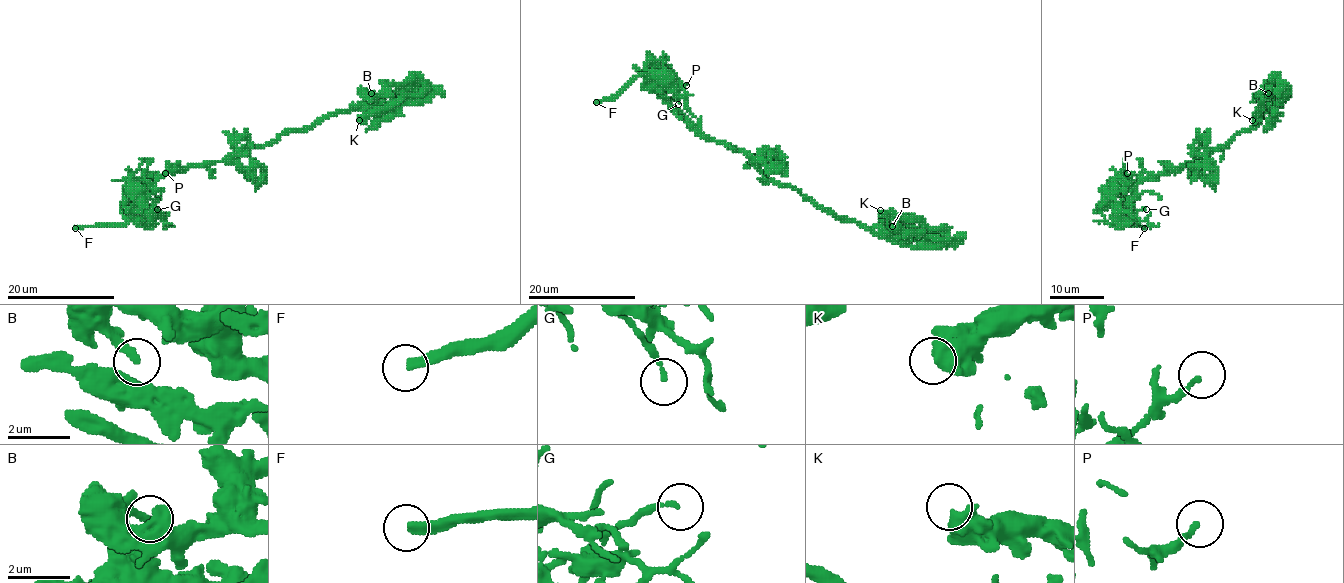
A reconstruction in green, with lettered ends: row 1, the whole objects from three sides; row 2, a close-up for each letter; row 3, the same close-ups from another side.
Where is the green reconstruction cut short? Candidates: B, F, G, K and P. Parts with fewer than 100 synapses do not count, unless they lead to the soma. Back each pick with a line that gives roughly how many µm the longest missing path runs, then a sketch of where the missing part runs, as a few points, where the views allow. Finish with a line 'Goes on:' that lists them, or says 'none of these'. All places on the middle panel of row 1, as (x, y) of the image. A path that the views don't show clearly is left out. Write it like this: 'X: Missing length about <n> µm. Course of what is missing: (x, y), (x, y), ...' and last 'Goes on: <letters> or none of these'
F: Missing length about 25 µm. Course of what is missing: (596, 102), (581, 110), (566, 131), (547, 176), (537, 187), (542, 189)
Goes on: F

